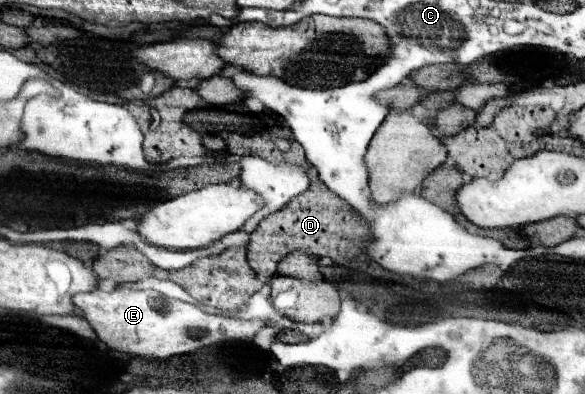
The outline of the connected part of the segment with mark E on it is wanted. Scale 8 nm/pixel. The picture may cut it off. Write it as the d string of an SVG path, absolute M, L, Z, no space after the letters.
M117 287L111 293L101 289L73 295L73 305L89 321L99 341L103 341L111 351L147 357L147 359L167 359L181 353L191 353L203 345L215 345L229 339L253 339L253 335L265 327L263 321L243 321L223 315L203 313L197 305L163 299L157 291L131 291Z

